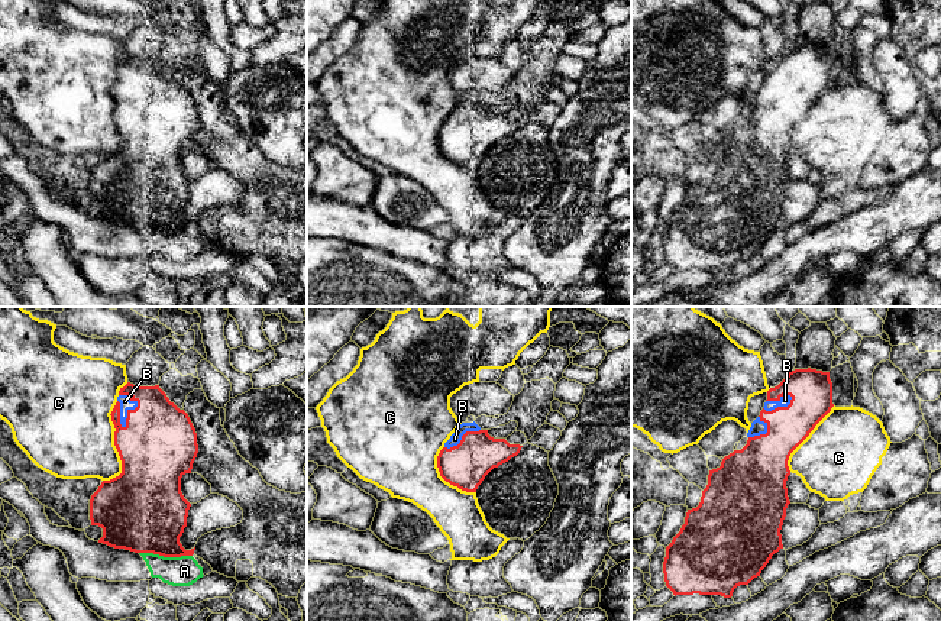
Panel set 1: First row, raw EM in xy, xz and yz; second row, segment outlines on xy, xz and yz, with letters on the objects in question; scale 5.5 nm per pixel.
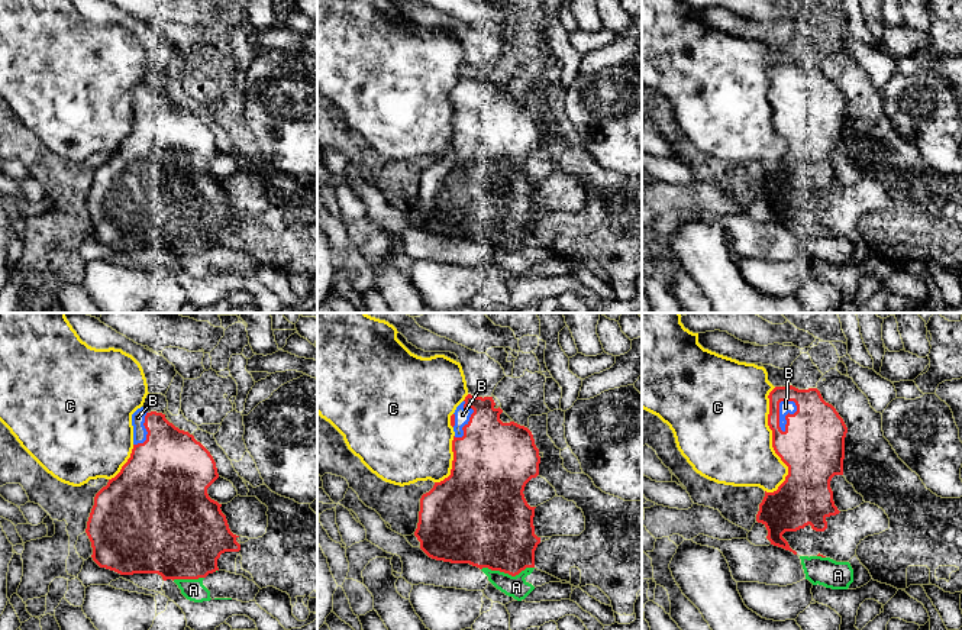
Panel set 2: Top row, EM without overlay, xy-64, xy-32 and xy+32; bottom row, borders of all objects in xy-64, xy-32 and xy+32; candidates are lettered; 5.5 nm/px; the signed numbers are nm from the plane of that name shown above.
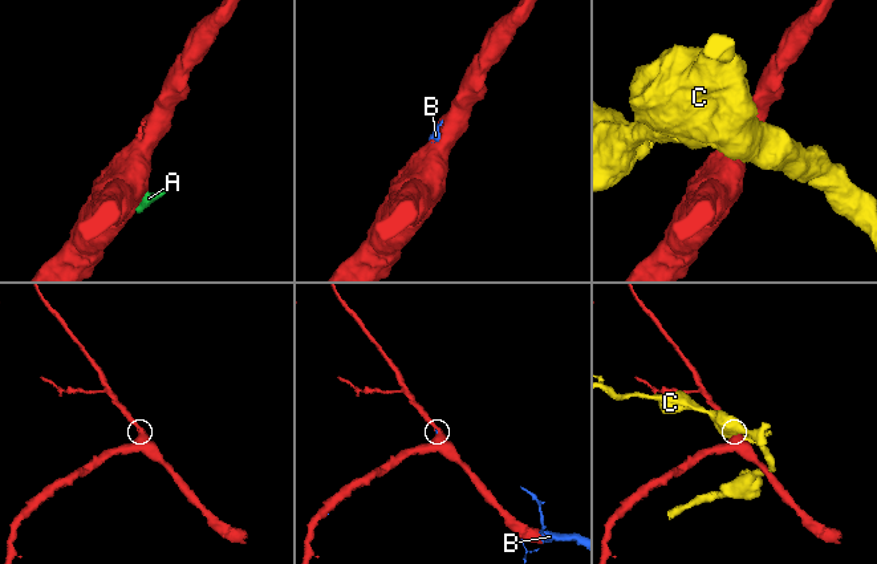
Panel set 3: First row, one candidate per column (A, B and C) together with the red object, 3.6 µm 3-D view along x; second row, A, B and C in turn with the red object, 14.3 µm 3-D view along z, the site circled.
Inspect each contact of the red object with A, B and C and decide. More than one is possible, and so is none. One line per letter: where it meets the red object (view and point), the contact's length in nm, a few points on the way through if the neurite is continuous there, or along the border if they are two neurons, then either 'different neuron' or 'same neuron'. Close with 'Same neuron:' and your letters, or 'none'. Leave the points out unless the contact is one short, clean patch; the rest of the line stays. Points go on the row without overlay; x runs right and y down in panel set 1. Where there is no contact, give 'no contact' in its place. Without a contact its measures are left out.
A: meets red in xy at (165, 232); contact 300 nm long; different neuron
B: meets red in xy at (131, 86); contact 200 nm long; same neuron
C: meets red in xy at (115, 120); contact 460 nm long; different neuron
Same neuron: B

